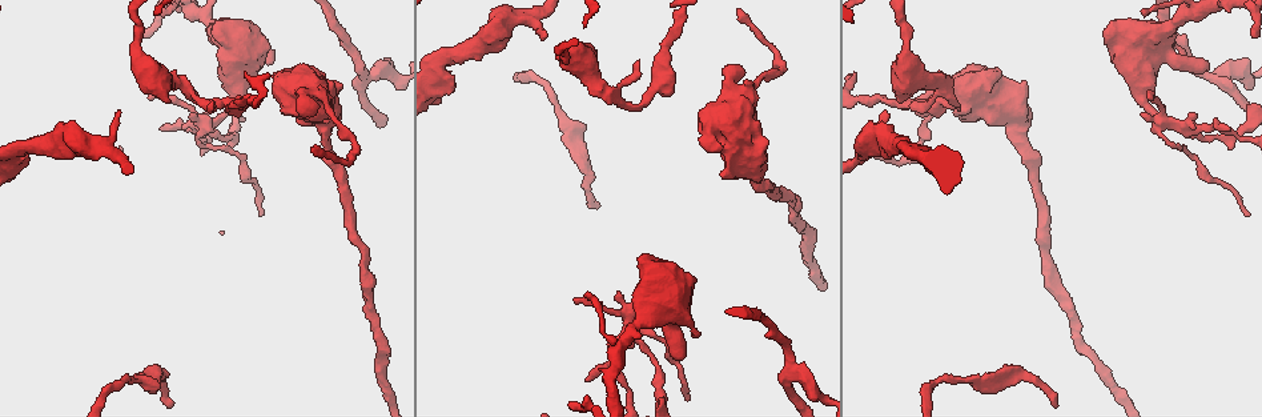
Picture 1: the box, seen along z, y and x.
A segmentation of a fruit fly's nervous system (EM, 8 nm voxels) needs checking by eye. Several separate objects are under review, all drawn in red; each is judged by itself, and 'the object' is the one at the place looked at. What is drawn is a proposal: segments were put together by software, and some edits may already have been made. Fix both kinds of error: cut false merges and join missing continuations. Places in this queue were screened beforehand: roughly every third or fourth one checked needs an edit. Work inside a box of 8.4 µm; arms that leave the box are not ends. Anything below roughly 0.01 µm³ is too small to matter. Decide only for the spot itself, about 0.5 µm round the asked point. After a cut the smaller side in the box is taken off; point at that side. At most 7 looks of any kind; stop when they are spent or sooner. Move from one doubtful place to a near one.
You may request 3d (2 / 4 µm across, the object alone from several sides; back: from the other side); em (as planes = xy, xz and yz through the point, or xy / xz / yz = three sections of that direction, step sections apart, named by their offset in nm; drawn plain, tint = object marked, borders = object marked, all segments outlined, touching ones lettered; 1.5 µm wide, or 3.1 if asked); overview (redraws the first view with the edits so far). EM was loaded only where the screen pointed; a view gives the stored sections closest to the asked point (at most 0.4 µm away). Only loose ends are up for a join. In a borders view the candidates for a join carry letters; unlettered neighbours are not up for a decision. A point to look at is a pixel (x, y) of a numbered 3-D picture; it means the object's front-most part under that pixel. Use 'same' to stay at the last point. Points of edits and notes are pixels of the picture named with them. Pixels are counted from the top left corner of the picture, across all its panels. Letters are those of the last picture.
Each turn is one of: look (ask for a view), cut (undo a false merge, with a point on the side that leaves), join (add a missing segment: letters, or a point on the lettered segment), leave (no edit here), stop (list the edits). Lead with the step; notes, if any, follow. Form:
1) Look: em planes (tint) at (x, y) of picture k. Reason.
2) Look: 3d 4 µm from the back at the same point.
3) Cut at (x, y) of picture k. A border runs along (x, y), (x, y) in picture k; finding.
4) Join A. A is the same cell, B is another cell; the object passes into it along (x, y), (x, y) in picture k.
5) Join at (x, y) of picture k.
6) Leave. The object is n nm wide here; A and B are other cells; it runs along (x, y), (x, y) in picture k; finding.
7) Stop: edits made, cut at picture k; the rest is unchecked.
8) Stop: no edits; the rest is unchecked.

Look: 3d 4 µm from the back at (945, 89) of picture 1.

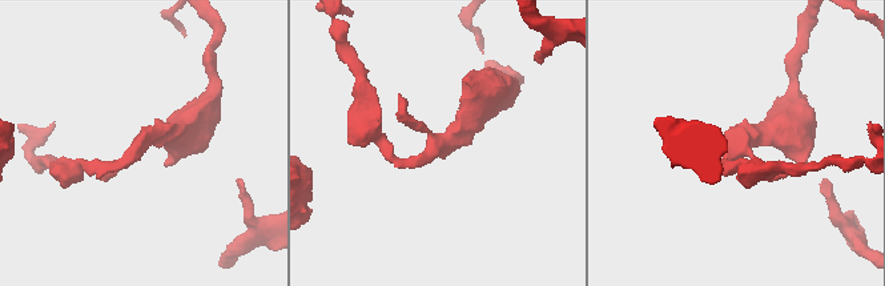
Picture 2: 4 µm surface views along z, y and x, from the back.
Look: em planes (tint) at (737, 149) of picture 2.

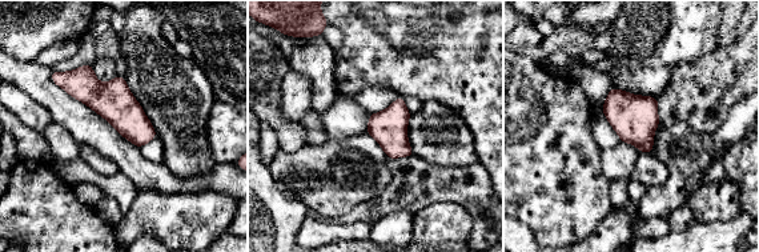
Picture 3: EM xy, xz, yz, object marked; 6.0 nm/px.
Look: em planes (borders) at the same point.

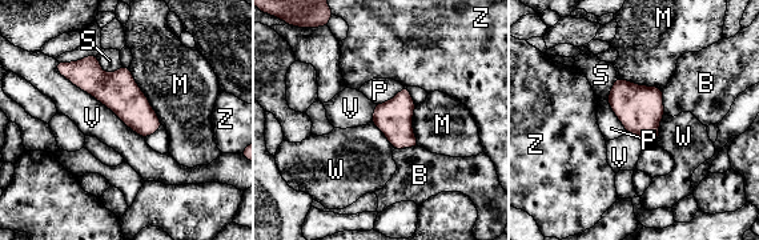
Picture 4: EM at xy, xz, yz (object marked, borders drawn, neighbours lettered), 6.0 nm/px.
Leave. The object is 220 nm wide here; B, M, P, S, V, W and Z are other cells; one neuron here.

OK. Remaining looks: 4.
Look: em planes (borders) at (695, 334) of picture 1. Free end.

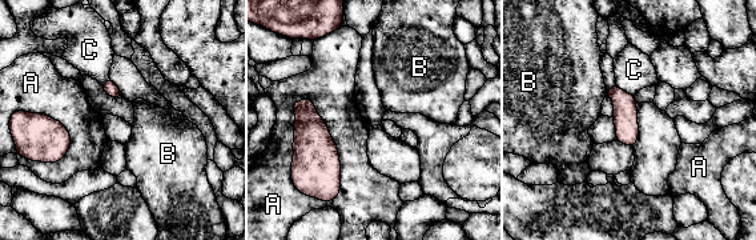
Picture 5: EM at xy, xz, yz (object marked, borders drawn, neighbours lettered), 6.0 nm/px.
Leave. A, B and C are other cells; none of them fits.

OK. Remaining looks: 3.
Look: em planes (borders) at (1214, 77) of picture 1. Calibre changes.

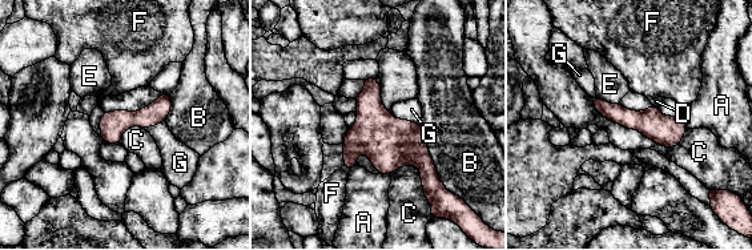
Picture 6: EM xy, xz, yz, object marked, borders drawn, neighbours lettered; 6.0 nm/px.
Leave. The object is 160 nm wide here; the longest contact is with C, 600 nm; A, B, C, D, E, F and G are other cells; all the same neuron.

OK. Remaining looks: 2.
Stop: no edits; the rest is unchecked.

